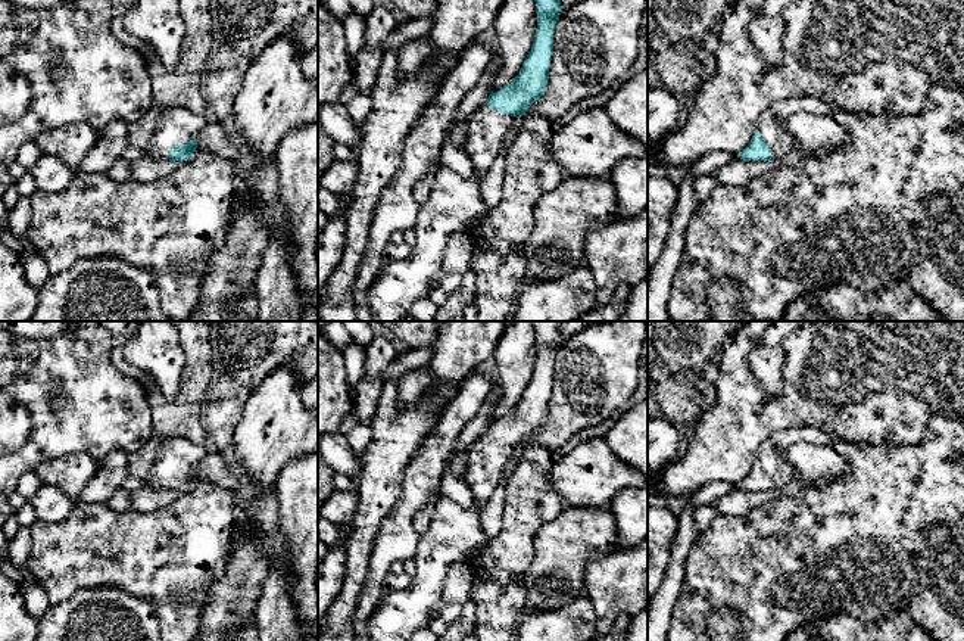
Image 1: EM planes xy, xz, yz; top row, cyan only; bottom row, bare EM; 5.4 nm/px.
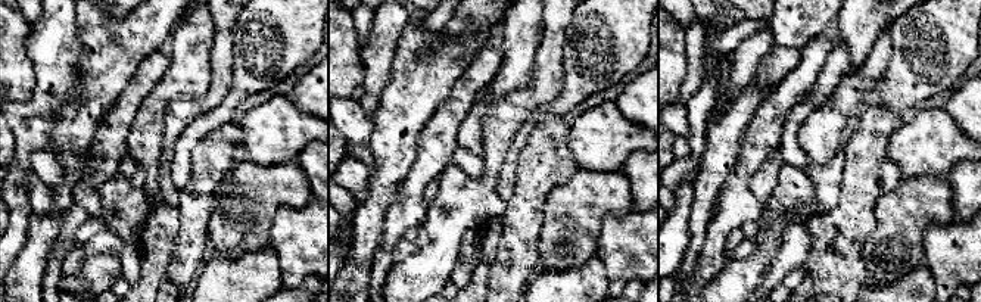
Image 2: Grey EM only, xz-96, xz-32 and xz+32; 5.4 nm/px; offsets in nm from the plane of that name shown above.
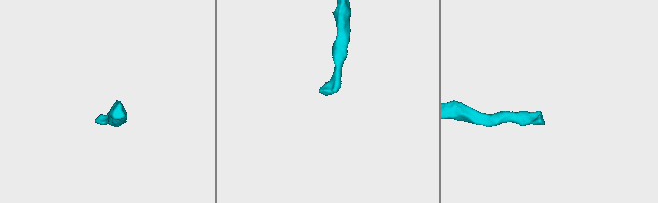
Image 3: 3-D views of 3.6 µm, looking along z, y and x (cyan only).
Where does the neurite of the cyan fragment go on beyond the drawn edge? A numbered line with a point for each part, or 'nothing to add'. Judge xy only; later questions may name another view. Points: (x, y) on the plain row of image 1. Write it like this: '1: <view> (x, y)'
1: xy (177, 456)

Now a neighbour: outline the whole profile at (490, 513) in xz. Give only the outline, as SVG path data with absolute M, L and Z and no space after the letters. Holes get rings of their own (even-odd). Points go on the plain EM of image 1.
M520 452L505 464L502 470L502 477L495 492L486 504L480 505L481 529L489 539L493 539L500 532L503 522L506 482L511 473L515 470L518 461Z

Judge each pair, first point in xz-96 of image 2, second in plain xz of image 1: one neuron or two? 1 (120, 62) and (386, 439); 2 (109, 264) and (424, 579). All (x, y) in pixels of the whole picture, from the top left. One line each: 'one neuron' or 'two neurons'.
1: one neuron
2: one neuron

